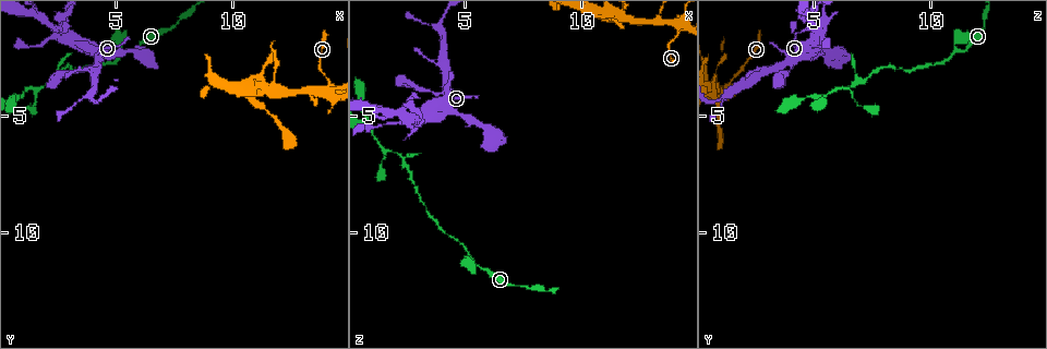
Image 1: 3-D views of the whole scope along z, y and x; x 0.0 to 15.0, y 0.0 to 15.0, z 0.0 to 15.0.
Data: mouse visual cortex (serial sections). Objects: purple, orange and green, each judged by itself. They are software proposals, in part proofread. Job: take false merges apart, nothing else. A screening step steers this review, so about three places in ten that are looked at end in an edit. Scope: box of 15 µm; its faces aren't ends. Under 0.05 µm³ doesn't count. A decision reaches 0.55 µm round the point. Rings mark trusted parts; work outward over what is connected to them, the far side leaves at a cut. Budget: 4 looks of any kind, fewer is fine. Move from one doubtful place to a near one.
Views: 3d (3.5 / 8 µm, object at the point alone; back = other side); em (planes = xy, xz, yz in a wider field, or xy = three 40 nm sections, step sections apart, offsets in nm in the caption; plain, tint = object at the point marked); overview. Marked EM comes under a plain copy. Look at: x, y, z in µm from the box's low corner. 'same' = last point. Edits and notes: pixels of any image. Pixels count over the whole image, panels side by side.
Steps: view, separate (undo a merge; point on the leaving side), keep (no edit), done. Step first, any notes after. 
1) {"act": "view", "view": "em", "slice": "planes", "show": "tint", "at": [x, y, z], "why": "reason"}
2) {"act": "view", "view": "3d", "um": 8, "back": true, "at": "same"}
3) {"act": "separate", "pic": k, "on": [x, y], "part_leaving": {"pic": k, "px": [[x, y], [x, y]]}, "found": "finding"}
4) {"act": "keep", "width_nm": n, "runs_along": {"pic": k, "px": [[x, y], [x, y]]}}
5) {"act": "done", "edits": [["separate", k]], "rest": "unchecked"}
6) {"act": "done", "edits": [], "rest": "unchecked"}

{"act": "view", "view": "3d", "um": 8, "at": [2.4, 1.6, 5.4], "why": "small branch off a trunk"}

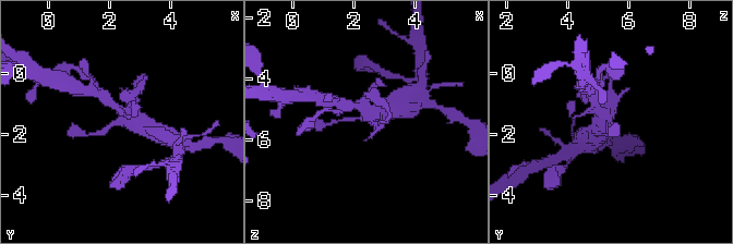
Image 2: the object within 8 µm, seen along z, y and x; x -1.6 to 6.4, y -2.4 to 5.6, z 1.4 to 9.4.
{"act": "view", "view": "em", "slice": "xy", "step": 3, "show": "tint", "at": [2.3, 1.5, 5.3], "why": "need the tissue"}

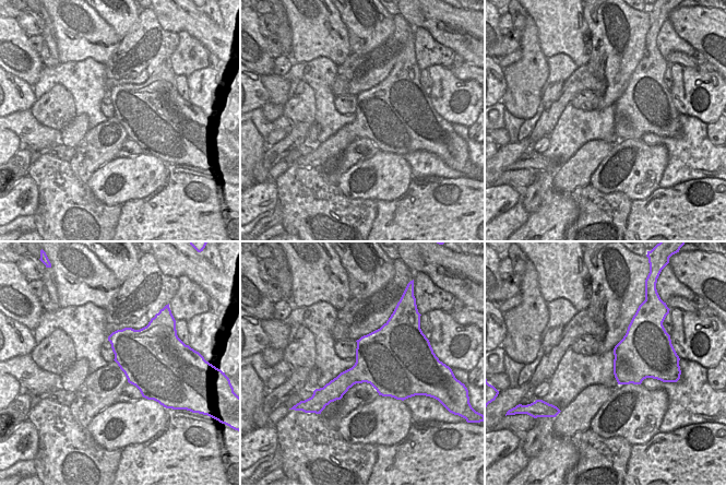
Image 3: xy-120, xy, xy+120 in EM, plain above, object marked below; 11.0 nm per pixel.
{"act": "keep", "runs_along": {"pic": 2, "px": [[153, 129], [142, 126], [104, 96]]}, "found": "one cell here"}

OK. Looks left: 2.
{"act": "view", "view": "3d", "um": 3.5, "at": [14.2, 3.9, 1.1]}

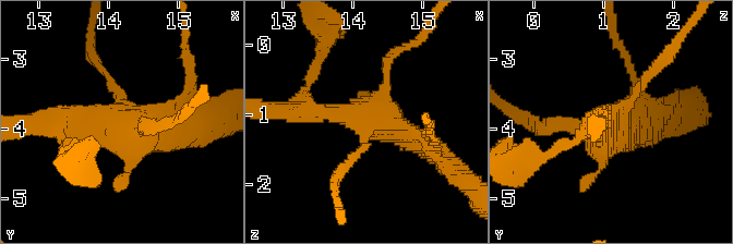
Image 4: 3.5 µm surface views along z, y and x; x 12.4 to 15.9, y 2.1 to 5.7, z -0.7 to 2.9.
{"act": "view", "view": "em", "slice": "xy", "step": 2, "show": "tint", "at": [14.25, 3.85, 1.10]}

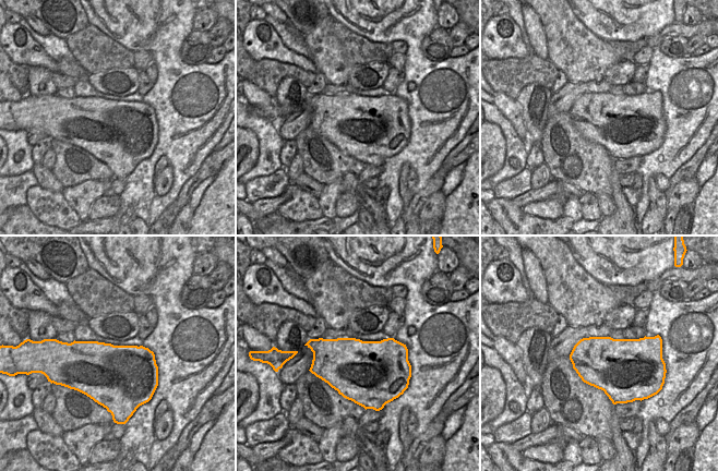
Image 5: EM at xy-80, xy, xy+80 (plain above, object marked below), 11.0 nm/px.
{"act": "keep", "runs_along": {"pic": 4, "px": [[658, 65], [599, 122]]}, "found": "continuous, no second cell"}

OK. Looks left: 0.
{"act": "done", "edits": [], "rest": "unchecked"}

